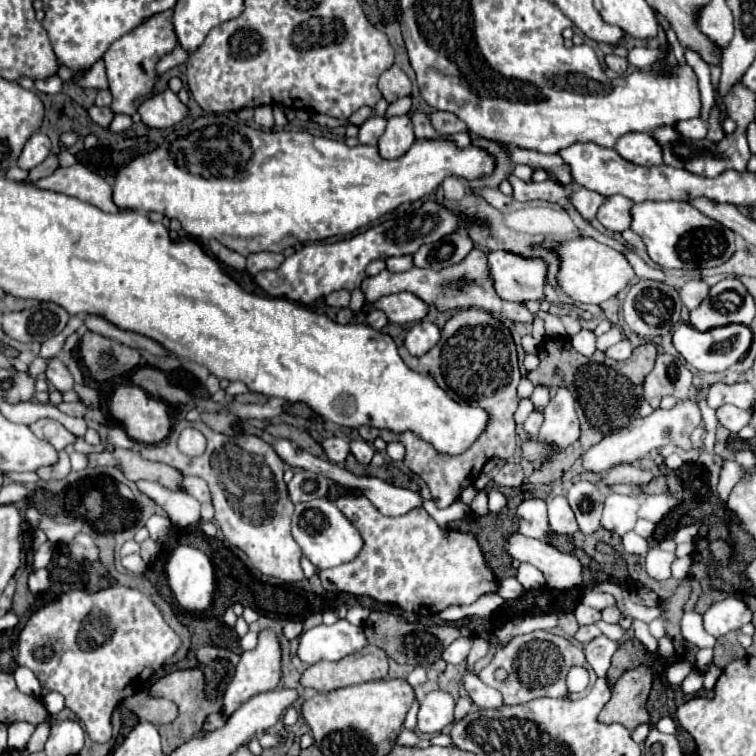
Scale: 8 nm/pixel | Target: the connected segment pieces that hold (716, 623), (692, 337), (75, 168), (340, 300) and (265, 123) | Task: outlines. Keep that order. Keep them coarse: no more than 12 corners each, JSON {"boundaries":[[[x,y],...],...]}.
{"boundaries":[[[728,597],[702,617],[714,637],[740,631],[752,611],[744,601]],[[678,323],[676,351],[698,371],[724,371],[750,347],[746,325],[702,333]],[[82,163],[58,167],[40,189],[122,211],[112,185]],[[334,291],[324,297],[330,307],[346,307],[348,291]],[[272,107],[254,109],[254,121],[264,127],[274,127]]]}

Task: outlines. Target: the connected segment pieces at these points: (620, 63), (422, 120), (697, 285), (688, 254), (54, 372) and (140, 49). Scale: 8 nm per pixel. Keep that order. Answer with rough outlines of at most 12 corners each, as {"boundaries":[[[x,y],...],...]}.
{"boundaries":[[[614,53],[606,55],[606,65],[616,73],[628,69],[628,61],[616,57]],[[412,111],[416,139],[438,137],[424,111]],[[686,281],[680,287],[682,303],[696,309],[710,293],[710,287]],[[682,201],[632,207],[662,269],[704,269],[736,253],[736,235]],[[58,357],[48,359],[46,377],[58,391],[74,385]],[[172,9],[104,53],[114,113],[134,115],[178,47]]]}

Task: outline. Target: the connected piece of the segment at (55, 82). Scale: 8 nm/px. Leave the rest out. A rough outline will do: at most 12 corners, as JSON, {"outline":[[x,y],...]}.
{"outline":[[58,75],[36,81],[36,89],[48,95],[62,91]]}

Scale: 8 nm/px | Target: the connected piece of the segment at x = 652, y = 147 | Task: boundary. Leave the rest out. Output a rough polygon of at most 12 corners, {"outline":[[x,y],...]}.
{"outline":[[626,133],[616,151],[636,165],[662,165],[650,133]]}

